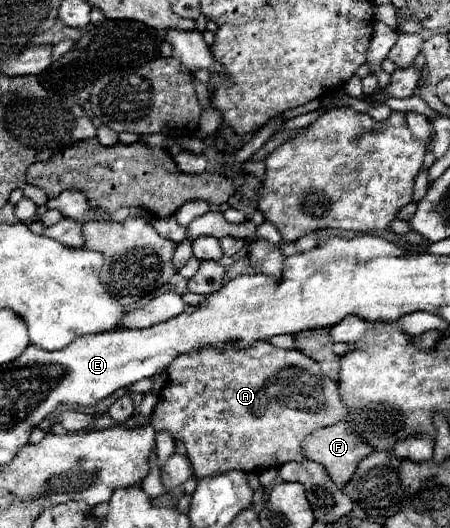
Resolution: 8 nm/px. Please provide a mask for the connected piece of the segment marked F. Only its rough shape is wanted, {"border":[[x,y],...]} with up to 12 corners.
{"border":[[345,422],[309,434],[303,450],[343,488],[375,448]]}

